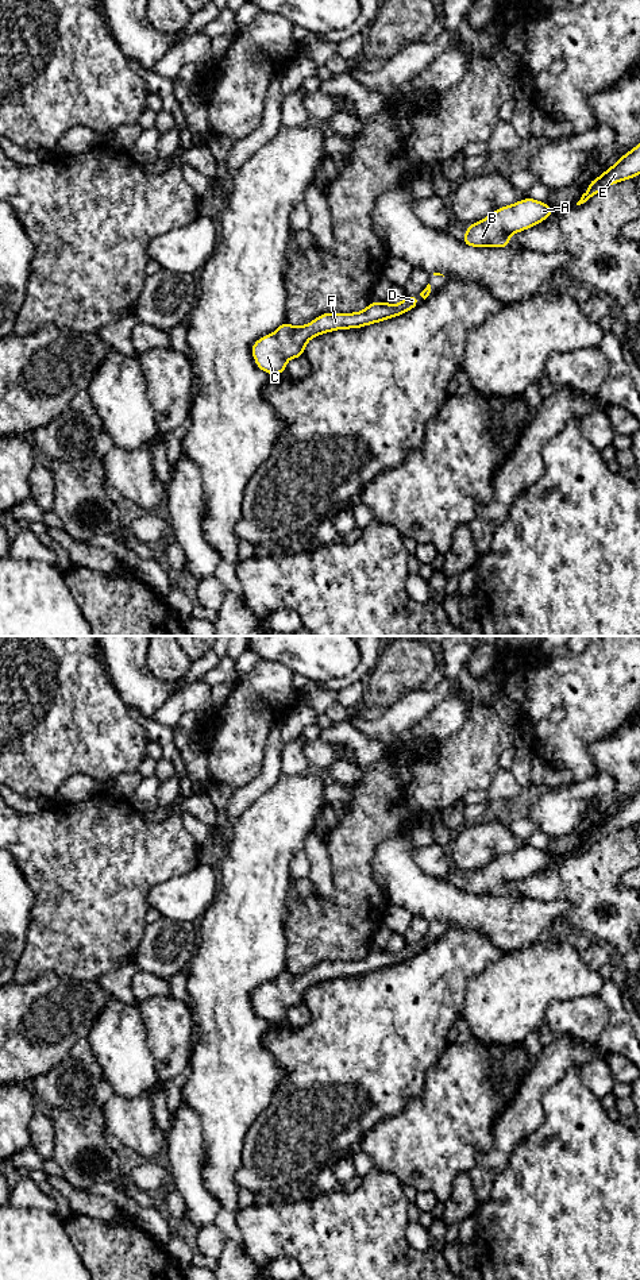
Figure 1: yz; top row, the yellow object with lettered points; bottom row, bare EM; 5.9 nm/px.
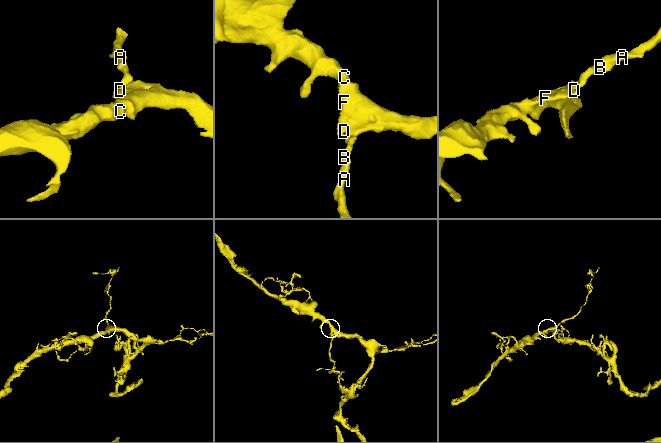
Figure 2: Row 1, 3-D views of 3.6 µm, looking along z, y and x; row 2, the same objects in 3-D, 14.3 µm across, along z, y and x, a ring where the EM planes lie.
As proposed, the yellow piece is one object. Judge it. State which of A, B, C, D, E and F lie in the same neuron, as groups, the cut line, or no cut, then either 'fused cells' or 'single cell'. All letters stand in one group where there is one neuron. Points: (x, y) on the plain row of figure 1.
A B C D E F; no cut; single cell

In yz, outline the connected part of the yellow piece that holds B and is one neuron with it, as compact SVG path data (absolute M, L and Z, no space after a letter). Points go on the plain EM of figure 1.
M527 845L513 853L501 855L486 867L470 872L460 890L471 895L508 895L512 882L528 878L552 861L552 855Z

